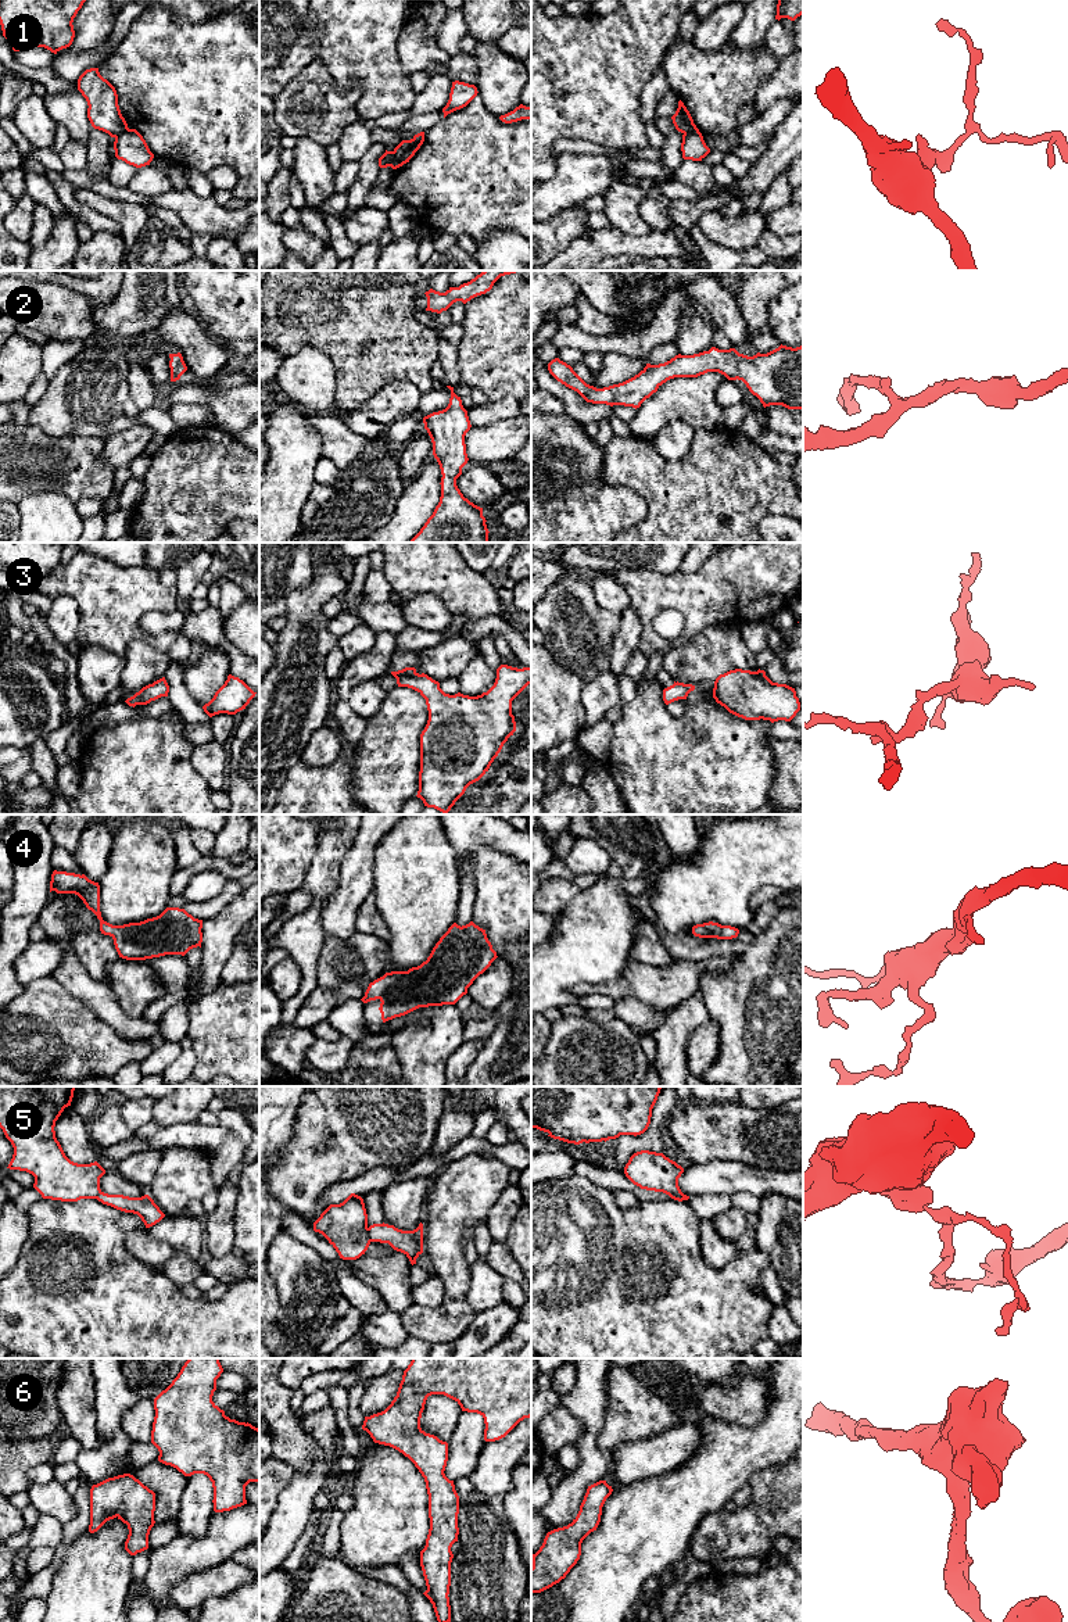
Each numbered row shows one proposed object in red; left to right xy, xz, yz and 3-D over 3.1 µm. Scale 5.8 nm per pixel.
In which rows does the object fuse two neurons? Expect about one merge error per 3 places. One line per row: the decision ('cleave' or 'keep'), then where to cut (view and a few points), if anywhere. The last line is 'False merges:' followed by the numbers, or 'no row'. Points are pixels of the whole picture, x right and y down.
1: cleave; cut xz (393, 151), (390, 165)
2: keep; cut none
3: keep; cut none
4: keep; cut none
5: cleave; cut xz (368, 1228), (371, 1241)
6: keep; cut none
False merges: 1, 5

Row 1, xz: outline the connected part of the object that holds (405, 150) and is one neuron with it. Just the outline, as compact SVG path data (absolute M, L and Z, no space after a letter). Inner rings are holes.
M424 132L415 135L411 140L402 140L393 151L391 168L397 169L415 155L424 142Z

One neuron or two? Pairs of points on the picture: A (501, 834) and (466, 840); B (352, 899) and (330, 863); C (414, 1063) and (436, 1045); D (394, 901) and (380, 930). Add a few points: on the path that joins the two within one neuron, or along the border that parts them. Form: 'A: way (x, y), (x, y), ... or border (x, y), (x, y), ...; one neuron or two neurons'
A: way (493, 834), (475, 835); one neuron
B: border (351, 844), (340, 867), (339, 884), (323, 903); two neurons
C: way (419, 1057), (430, 1046); one neuron
D: border (372, 892), (375, 908), (390, 934), (387, 941); two neurons

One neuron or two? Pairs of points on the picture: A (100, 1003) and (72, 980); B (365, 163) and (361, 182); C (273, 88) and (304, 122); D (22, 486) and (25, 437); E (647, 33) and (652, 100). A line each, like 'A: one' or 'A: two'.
A: one
B: one
C: two
D: one
E: two

